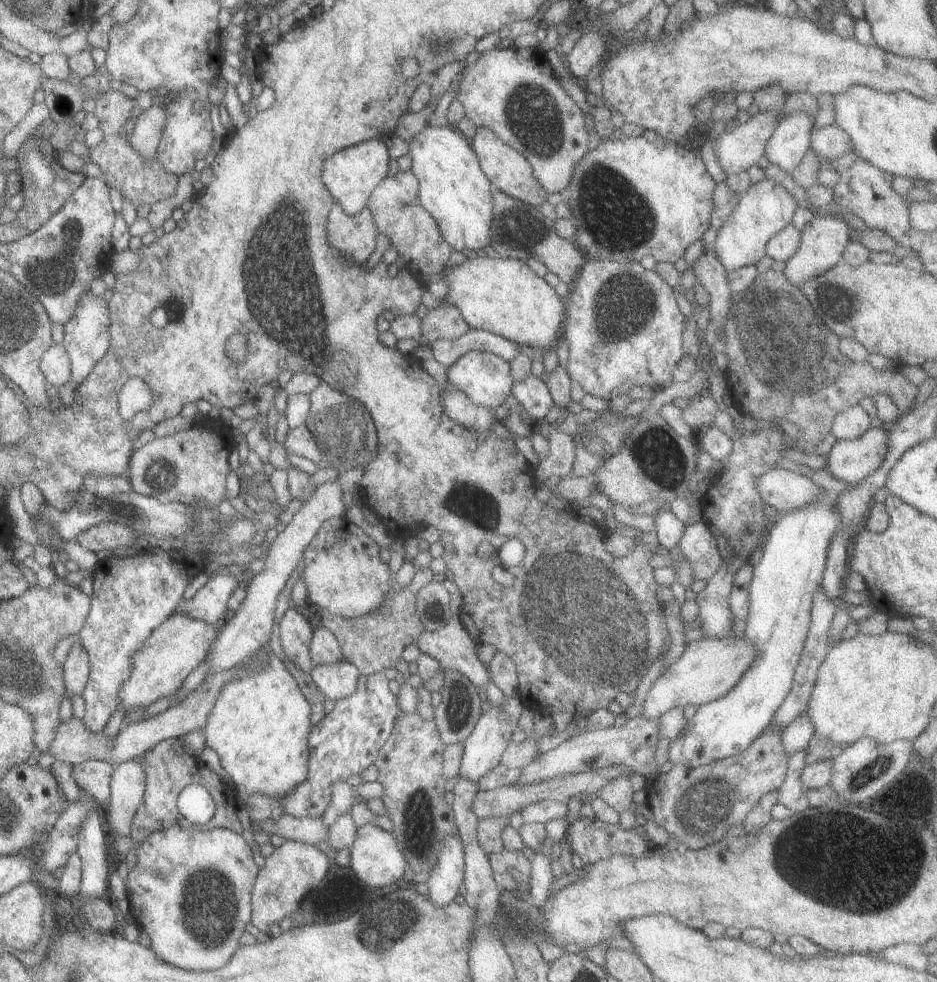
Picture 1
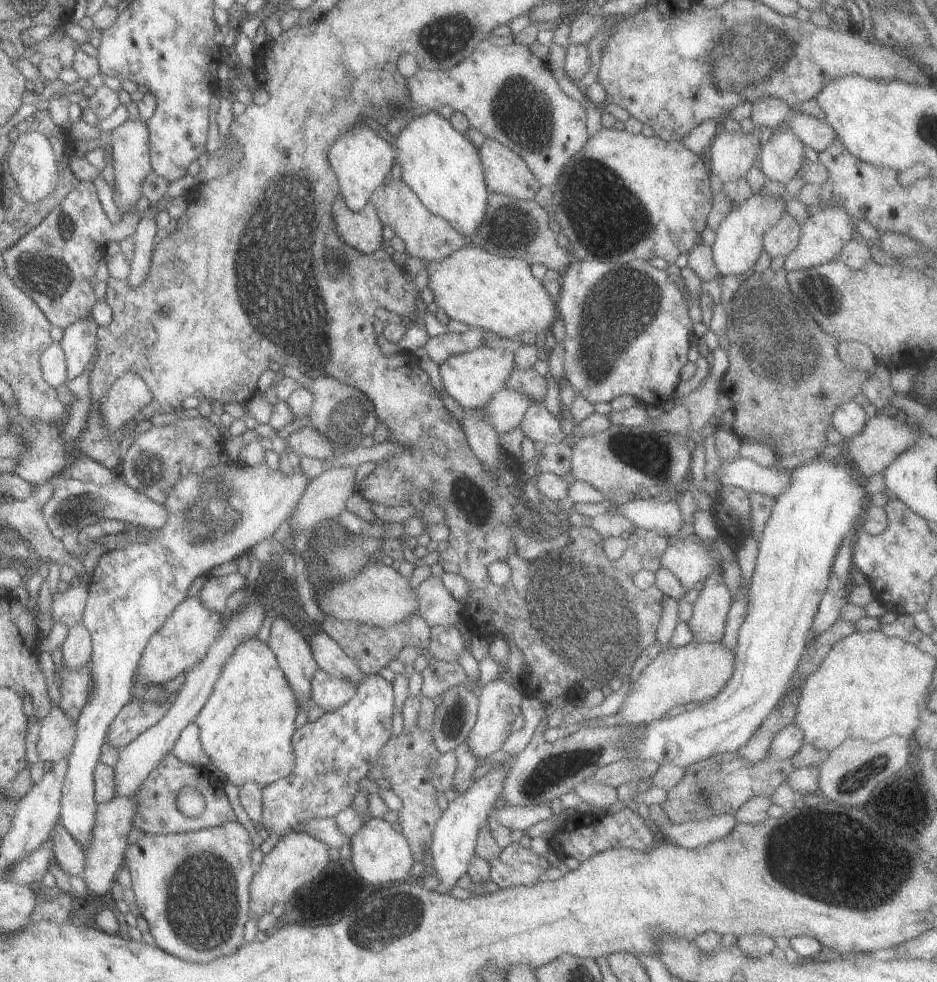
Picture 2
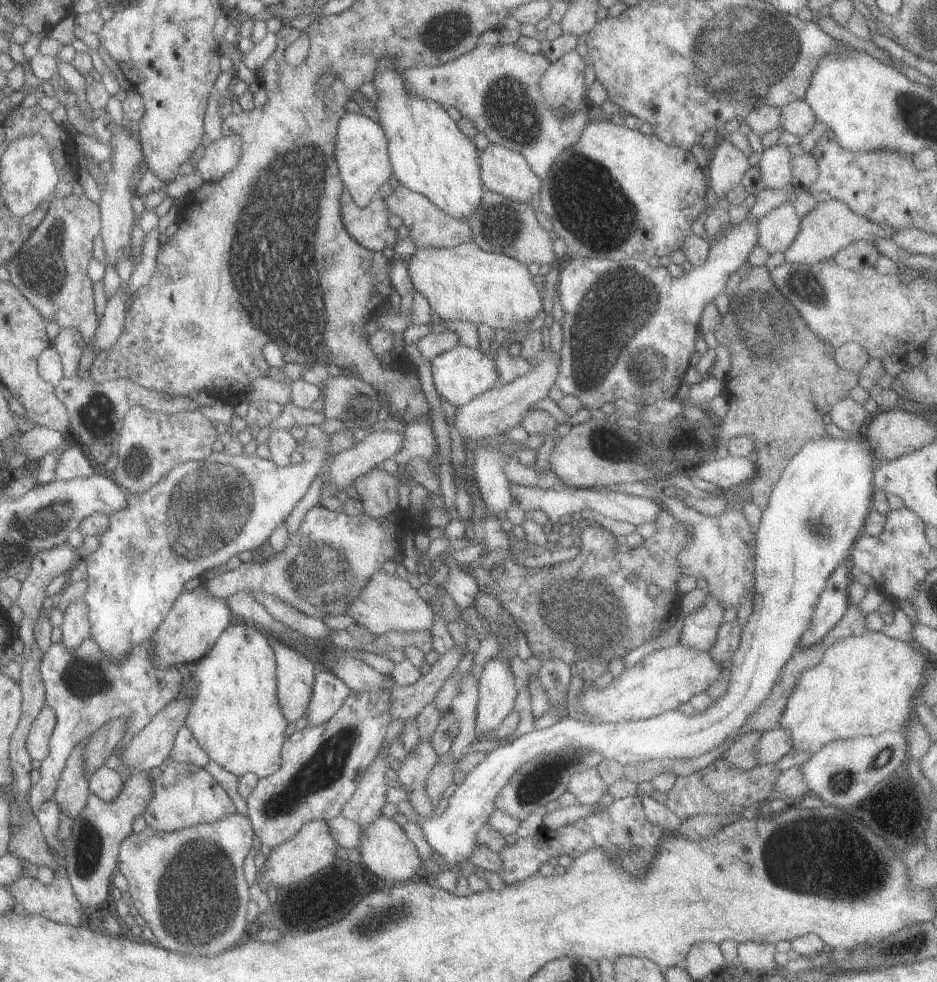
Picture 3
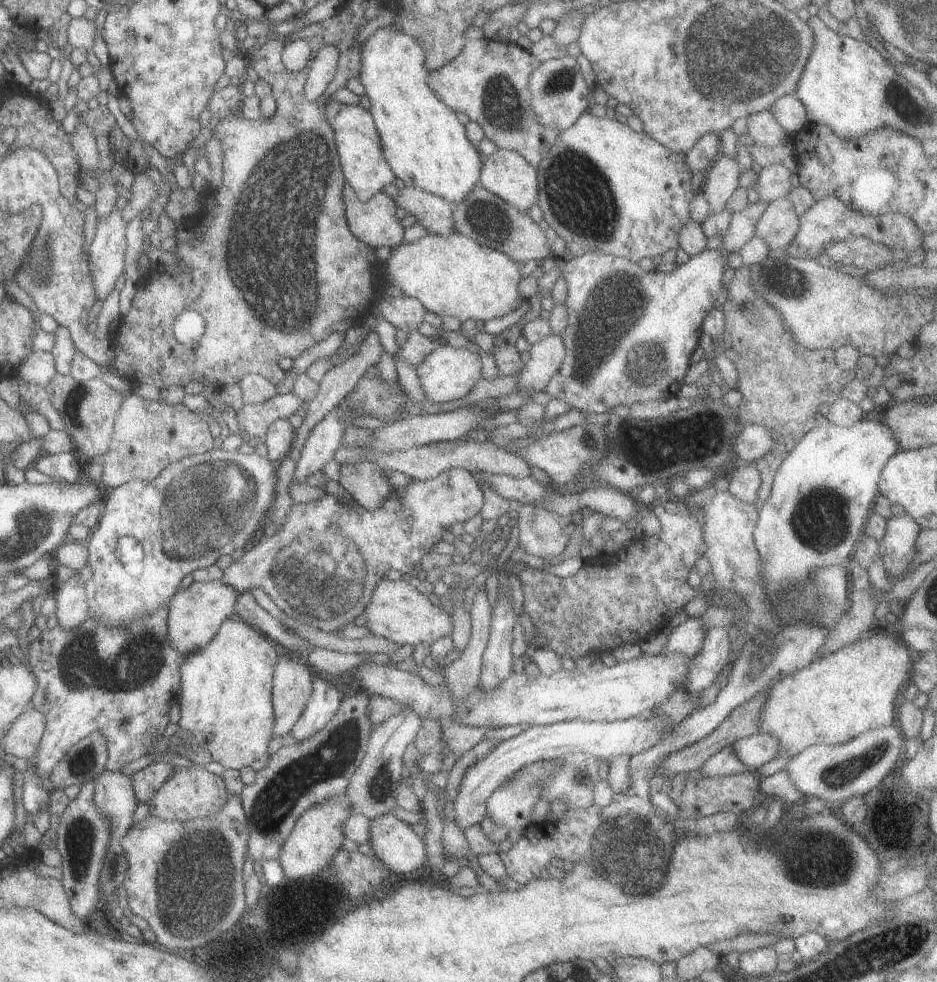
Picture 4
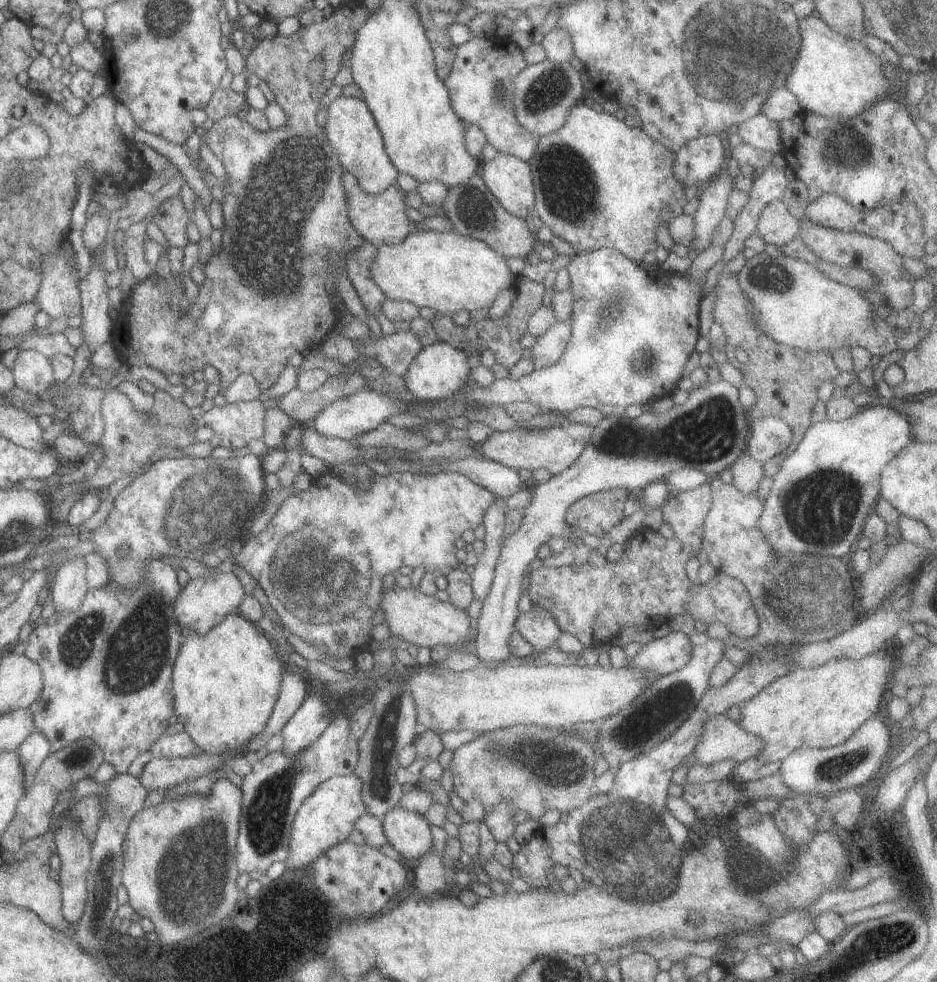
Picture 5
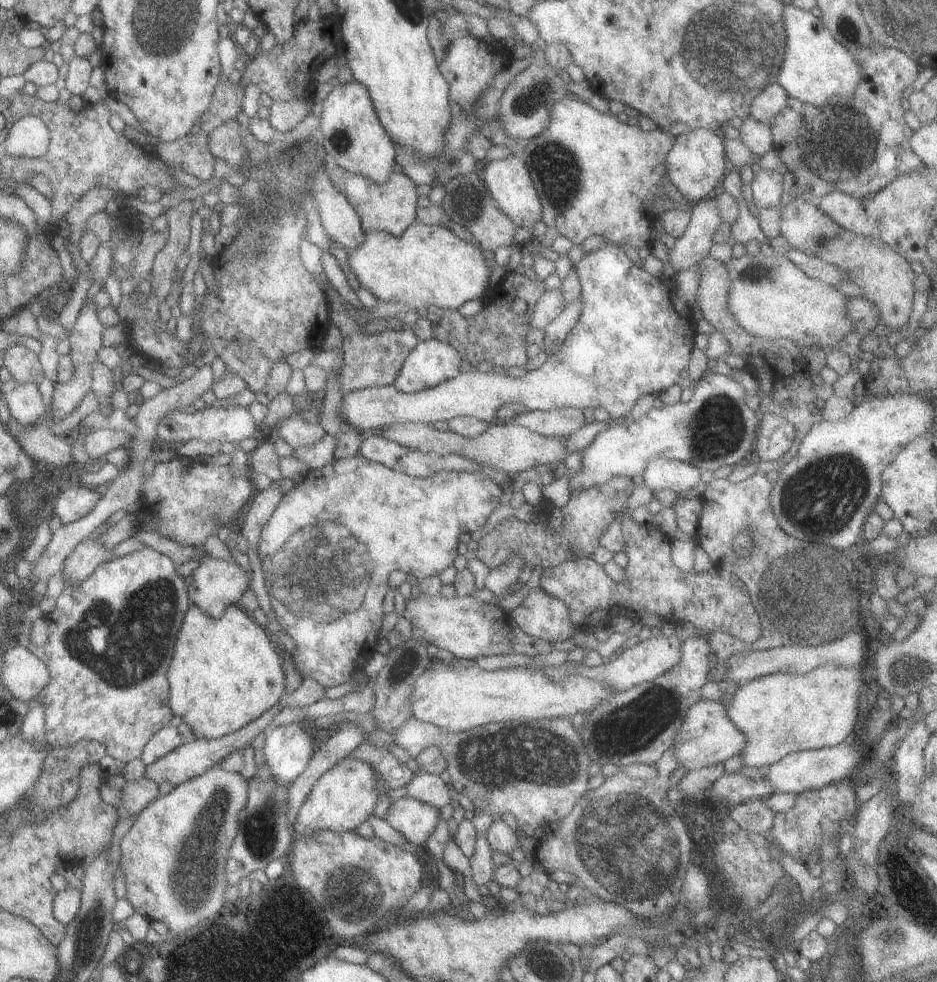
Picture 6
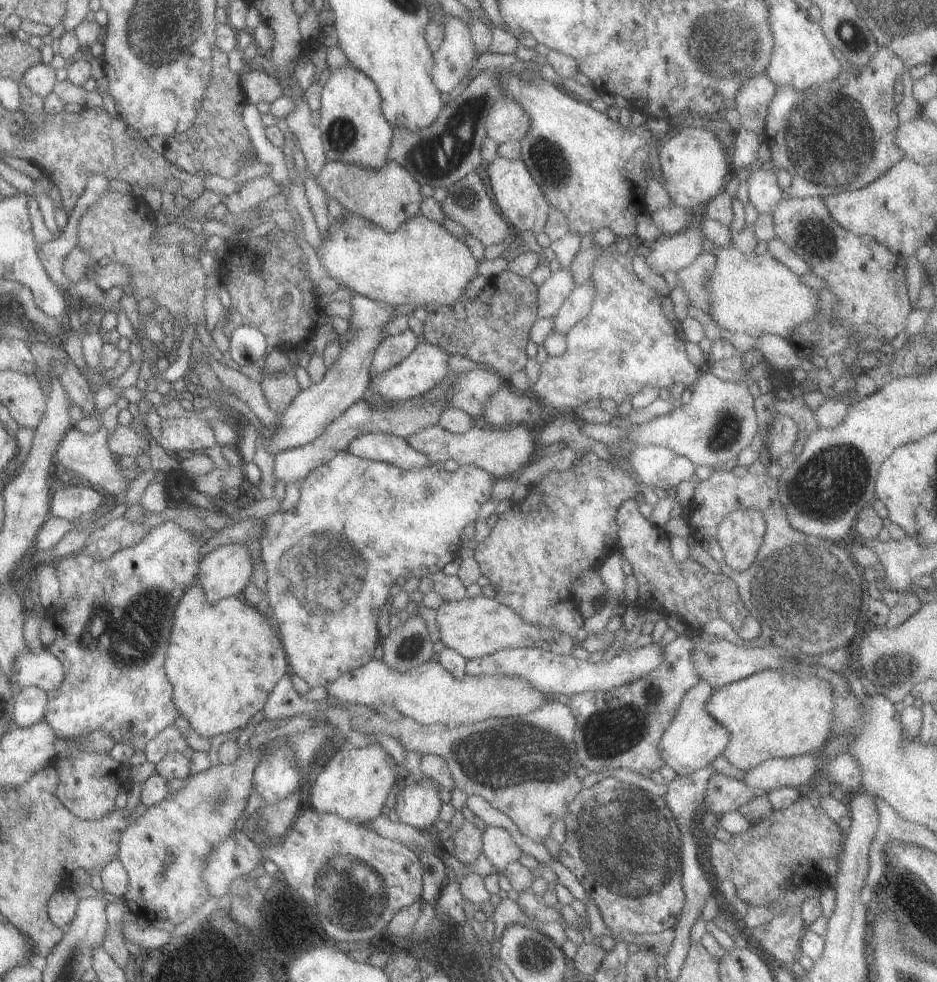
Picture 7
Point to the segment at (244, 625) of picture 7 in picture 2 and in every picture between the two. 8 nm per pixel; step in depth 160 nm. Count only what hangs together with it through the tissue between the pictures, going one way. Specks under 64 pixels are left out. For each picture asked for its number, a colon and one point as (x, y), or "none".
2: (245, 727)
3: (235, 718)
4: (224, 696)
5: (225, 682)
6: (225, 672)

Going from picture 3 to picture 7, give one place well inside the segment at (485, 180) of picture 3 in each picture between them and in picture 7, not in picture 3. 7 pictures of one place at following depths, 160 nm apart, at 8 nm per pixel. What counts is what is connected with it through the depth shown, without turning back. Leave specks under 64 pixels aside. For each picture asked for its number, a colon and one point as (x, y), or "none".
4: (504, 173)
5: (508, 179)
6: (507, 181)
7: (520, 201)

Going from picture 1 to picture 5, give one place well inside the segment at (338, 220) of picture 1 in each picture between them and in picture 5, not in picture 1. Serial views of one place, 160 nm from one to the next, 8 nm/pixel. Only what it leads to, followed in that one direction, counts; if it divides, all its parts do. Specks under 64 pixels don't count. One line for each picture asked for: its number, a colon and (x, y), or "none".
2: (361, 230)
3: (367, 226)
4: (373, 222)
5: (381, 218)

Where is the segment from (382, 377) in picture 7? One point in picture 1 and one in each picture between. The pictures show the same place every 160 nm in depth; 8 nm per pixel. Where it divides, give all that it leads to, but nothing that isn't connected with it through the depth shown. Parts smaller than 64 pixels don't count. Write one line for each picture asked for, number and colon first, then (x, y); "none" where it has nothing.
1: (483, 377)
2: (471, 377)
3: (461, 373)
4: (447, 373)
5: (439, 371)
6: (431, 362)

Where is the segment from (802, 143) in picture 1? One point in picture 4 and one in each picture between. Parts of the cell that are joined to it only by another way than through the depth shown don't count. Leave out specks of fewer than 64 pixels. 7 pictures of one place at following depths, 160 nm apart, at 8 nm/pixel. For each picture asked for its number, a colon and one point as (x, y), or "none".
2: (780, 156)
3: (774, 162)
4: (772, 181)

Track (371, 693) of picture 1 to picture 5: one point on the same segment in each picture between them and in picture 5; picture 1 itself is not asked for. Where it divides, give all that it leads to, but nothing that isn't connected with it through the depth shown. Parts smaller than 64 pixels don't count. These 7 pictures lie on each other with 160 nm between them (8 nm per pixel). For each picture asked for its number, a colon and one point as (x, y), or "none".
2: (331, 753)
3: (320, 765)
4: (296, 776)
5: (277, 784)

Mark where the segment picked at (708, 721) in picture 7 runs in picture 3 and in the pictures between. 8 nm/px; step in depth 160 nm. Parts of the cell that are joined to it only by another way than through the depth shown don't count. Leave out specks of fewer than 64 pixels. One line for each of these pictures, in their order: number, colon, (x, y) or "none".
3: (773, 744)
4: (756, 749)
5: (721, 738)
6: (707, 736)

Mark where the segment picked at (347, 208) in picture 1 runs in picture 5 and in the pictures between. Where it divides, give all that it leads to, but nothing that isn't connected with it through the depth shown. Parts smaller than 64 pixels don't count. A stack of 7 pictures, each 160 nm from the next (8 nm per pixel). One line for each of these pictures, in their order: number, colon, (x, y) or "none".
2: (360, 160)
3: (361, 157)
4: (364, 169)
5: (349, 128)

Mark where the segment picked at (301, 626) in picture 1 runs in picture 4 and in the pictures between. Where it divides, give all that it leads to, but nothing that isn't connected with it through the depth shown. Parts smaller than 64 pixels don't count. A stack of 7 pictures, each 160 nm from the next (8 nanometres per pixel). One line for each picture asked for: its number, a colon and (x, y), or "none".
2: (293, 656)
3: (293, 673)
4: (291, 685)

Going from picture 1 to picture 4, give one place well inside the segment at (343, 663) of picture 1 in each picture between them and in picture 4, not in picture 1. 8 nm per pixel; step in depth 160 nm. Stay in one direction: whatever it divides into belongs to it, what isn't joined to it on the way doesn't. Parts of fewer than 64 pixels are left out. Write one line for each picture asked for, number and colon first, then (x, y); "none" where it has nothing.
2: (327, 692)
3: (328, 692)
4: (324, 699)

